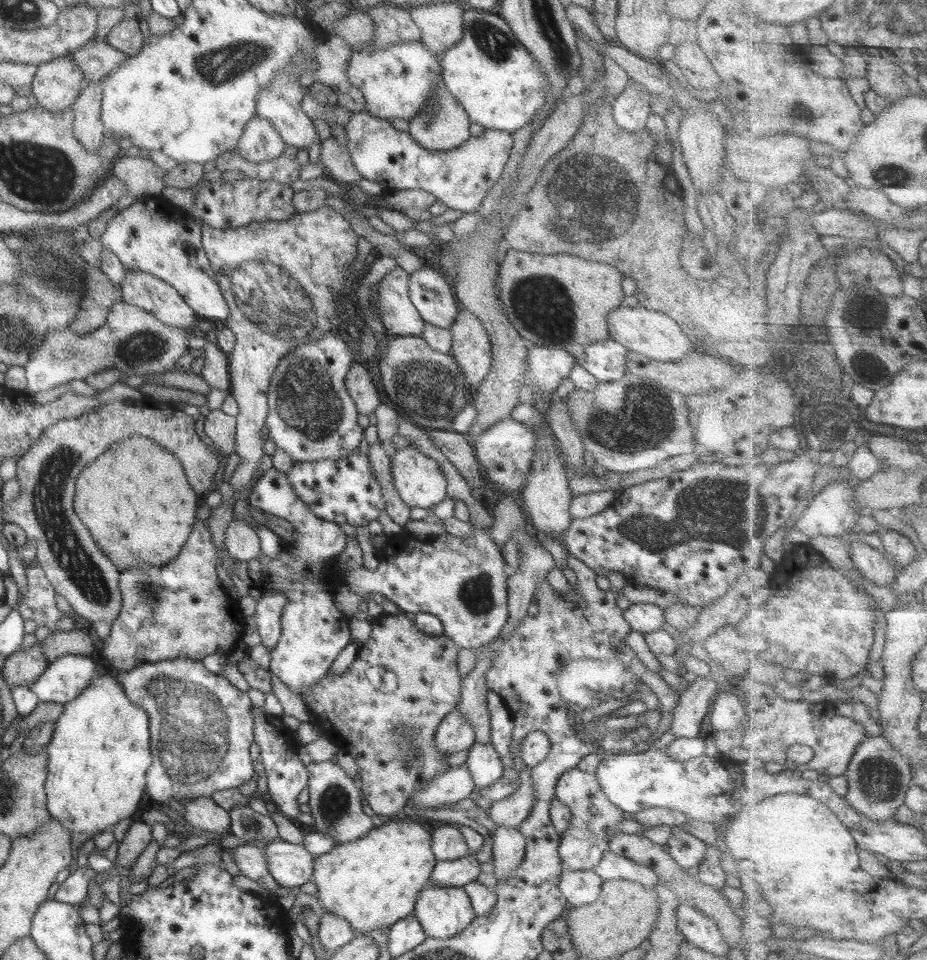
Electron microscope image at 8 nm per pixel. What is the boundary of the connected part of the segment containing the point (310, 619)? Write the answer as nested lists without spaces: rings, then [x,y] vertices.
[[[274,467],[257,479],[247,500],[264,513],[288,520],[295,530],[295,543],[283,540],[275,559],[262,552],[257,556],[262,582],[258,589],[262,596],[283,593],[288,597],[288,604],[282,612],[281,636],[270,651],[270,671],[303,699],[303,694],[308,693],[317,680],[326,677],[338,654],[352,641],[350,618],[336,608],[332,600],[333,589],[330,588],[334,584],[333,576],[338,573],[333,568],[333,556],[342,556],[347,535],[335,522],[316,516],[295,493],[286,474]]]

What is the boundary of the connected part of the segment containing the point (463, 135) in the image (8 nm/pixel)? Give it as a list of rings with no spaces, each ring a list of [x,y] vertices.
[[[437,76],[437,83],[427,100],[428,104],[422,108],[422,112],[408,120],[408,133],[420,144],[422,148],[432,152],[446,152],[454,148],[460,148],[466,140],[470,140],[471,121],[464,108],[457,103],[456,97],[448,90],[443,81],[443,76]]]

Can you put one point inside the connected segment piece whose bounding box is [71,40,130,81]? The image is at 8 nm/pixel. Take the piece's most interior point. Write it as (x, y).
(96, 59)

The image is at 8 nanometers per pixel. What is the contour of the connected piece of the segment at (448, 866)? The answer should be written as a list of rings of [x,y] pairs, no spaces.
[[[472,854],[460,860],[437,861],[430,879],[431,884],[436,886],[464,887],[465,884],[477,880],[480,873],[480,862]]]

